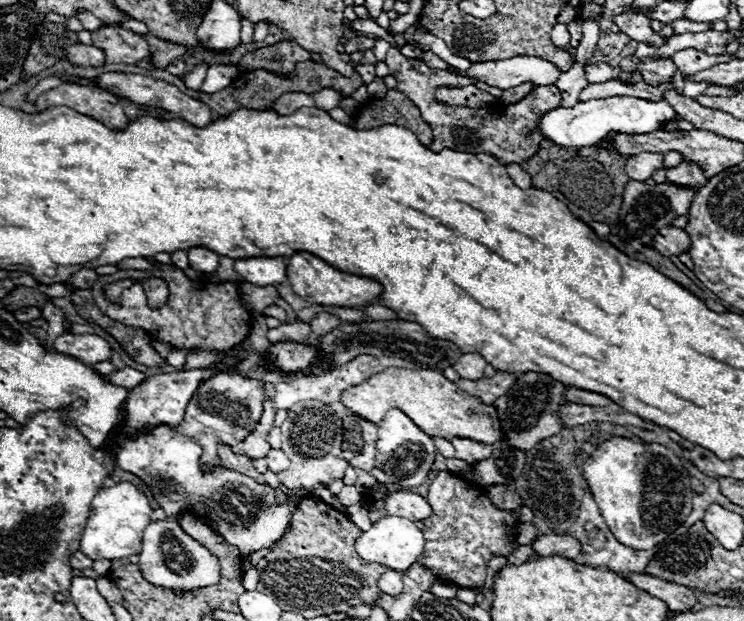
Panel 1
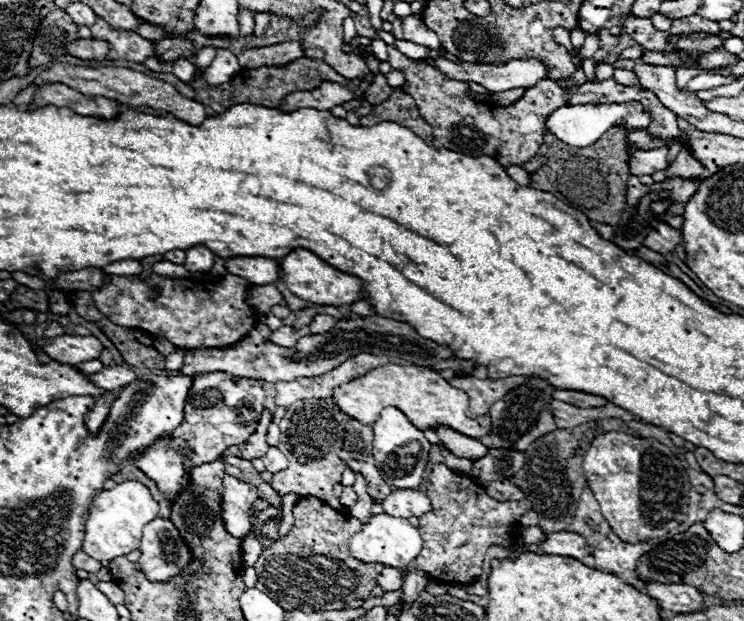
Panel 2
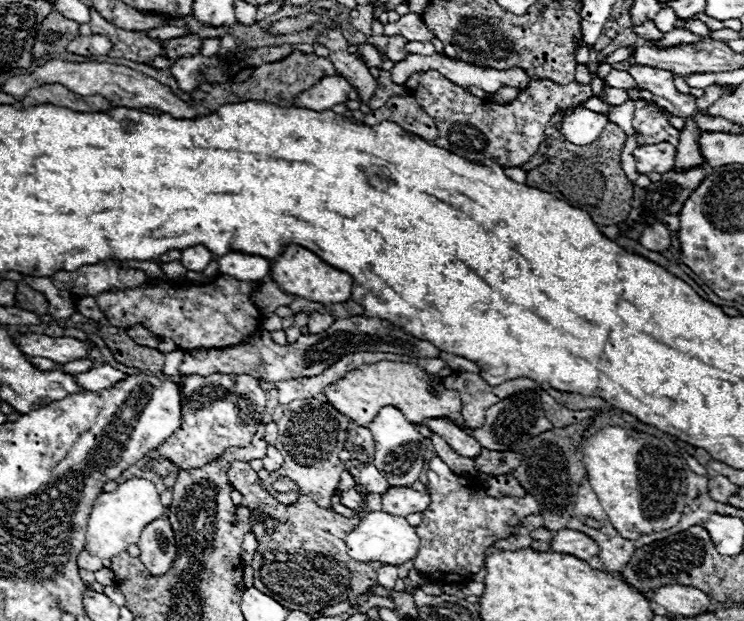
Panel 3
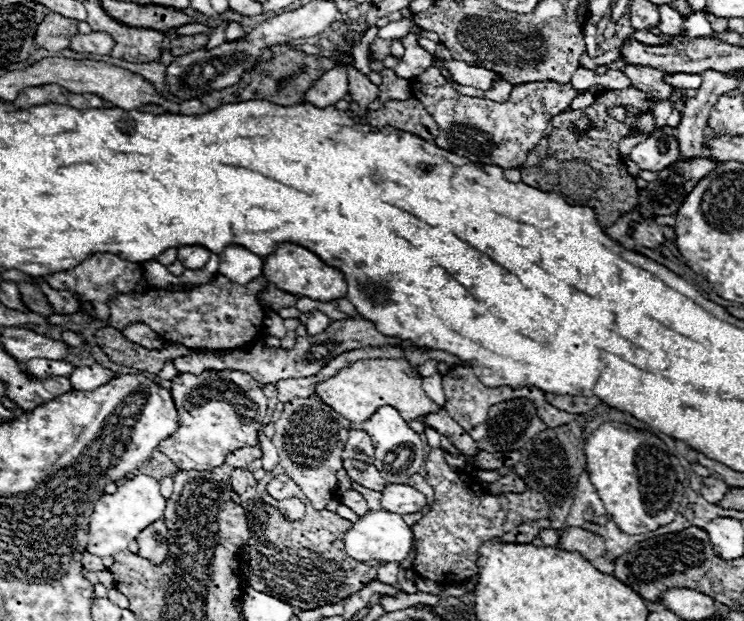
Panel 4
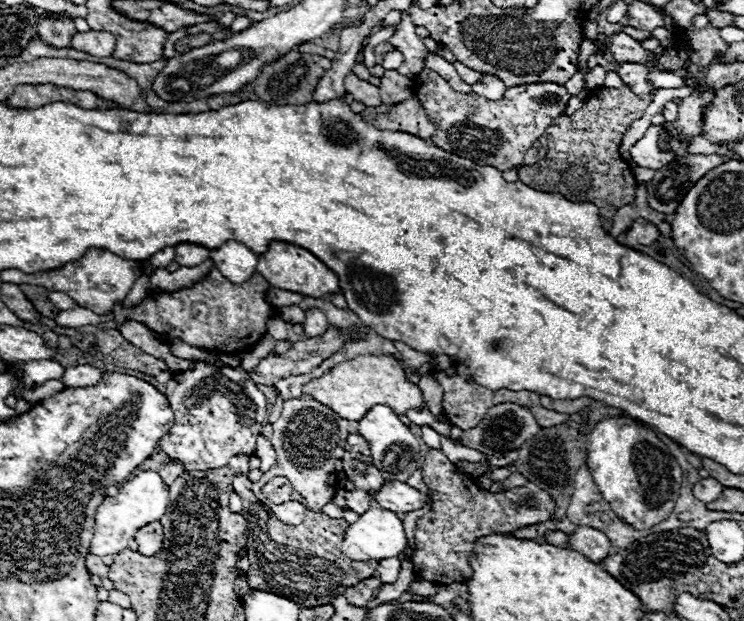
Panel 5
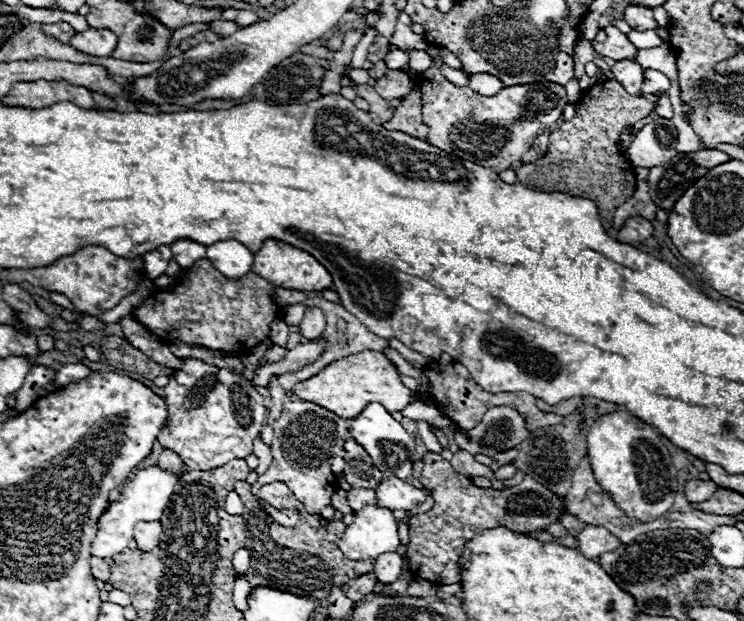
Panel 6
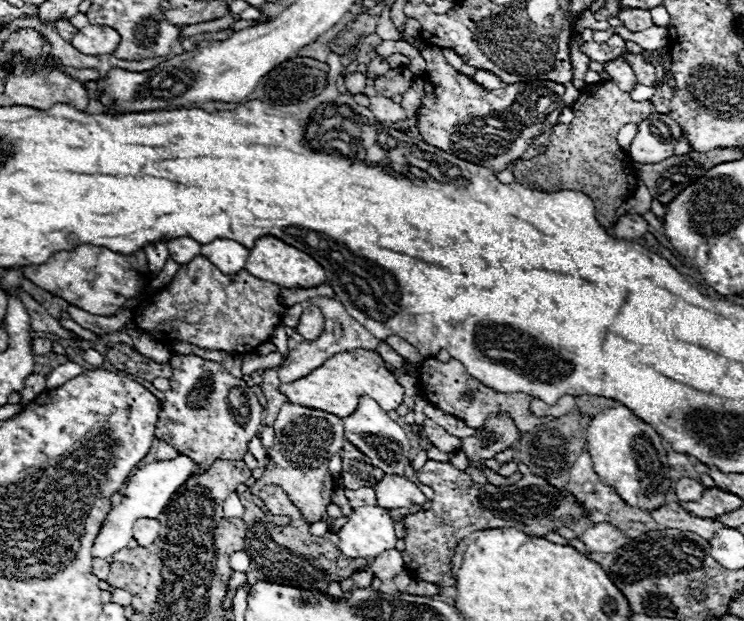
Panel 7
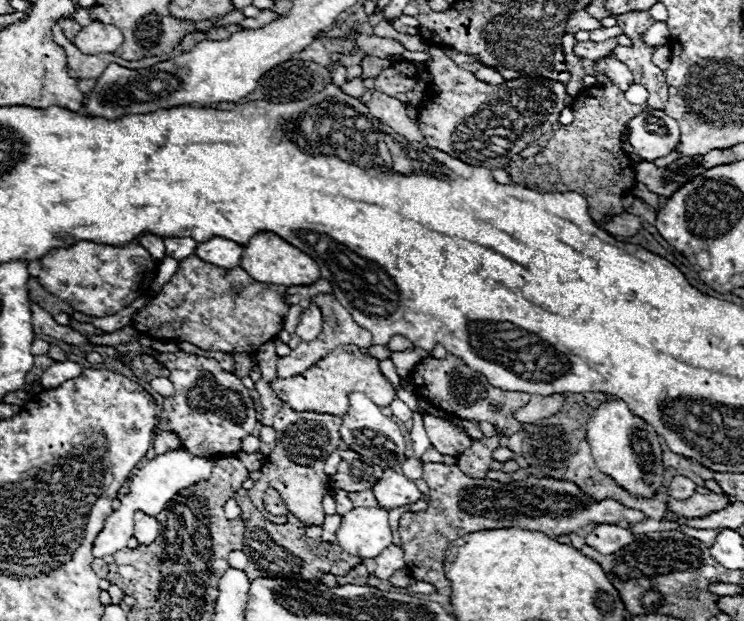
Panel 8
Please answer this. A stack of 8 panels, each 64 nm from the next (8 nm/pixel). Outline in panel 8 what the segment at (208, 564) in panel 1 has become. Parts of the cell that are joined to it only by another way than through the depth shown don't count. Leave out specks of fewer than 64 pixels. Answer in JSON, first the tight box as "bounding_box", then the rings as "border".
{"bounding_box":[134,512,160,544],"border":[[[144,512],[134,514],[134,538],[140,544],[150,544],[160,532],[160,524],[154,516],[146,516]]]}

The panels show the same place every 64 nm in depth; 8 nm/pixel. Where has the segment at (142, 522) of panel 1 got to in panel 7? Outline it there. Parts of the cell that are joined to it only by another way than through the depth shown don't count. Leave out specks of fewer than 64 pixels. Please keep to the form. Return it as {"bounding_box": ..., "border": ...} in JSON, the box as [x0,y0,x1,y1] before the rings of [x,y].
{"bounding_box":[92,454,208,558],"border":[[[178,454],[174,460],[156,460],[146,464],[144,468],[134,470],[134,474],[126,480],[124,488],[122,488],[122,502],[120,506],[112,508],[110,514],[106,516],[94,546],[92,546],[92,556],[94,558],[106,558],[112,556],[114,552],[122,550],[128,546],[128,542],[132,540],[132,524],[136,518],[158,518],[162,514],[162,510],[166,508],[168,500],[172,498],[172,494],[194,474],[206,474],[208,468],[202,468],[200,464],[194,464],[192,460],[188,460],[188,456]]]}

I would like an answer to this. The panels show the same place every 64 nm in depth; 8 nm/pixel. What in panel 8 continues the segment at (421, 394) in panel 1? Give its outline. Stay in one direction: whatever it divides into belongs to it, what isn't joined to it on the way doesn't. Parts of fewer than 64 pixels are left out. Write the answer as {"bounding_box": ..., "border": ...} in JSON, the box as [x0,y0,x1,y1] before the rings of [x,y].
{"bounding_box":[270,346,396,416],"border":[[[342,346],[318,360],[318,364],[310,366],[306,372],[292,376],[290,380],[272,380],[270,388],[278,394],[284,406],[296,412],[320,412],[320,414],[334,414],[344,416],[348,412],[348,394],[350,392],[366,392],[370,400],[378,406],[390,406],[396,398],[392,384],[380,374],[378,360],[364,356],[362,350],[356,346]]]}

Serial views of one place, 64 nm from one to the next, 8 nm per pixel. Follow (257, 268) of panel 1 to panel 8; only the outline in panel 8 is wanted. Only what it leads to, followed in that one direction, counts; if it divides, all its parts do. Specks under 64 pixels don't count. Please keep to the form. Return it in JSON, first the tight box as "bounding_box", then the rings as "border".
{"bounding_box":[194,238,242,270],"border":[[[210,238],[202,244],[196,244],[196,250],[194,254],[204,260],[204,262],[210,262],[214,266],[220,266],[224,270],[230,270],[234,266],[240,264],[240,256],[242,256],[242,246],[232,242],[232,240],[226,240],[226,238]]]}

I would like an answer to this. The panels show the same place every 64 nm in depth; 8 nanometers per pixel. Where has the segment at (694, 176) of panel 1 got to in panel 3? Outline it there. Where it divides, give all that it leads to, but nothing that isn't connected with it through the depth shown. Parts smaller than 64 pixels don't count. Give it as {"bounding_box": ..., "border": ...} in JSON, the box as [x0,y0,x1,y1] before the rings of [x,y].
{"bounding_box":[674,120,702,168],"border":[[[686,120],[684,128],[680,130],[680,142],[678,142],[678,150],[676,150],[676,160],[674,160],[674,168],[692,168],[692,166],[700,166],[702,160],[702,152],[700,152],[700,144],[698,144],[698,136],[700,136],[700,128],[698,124],[694,124],[694,120]]]}

